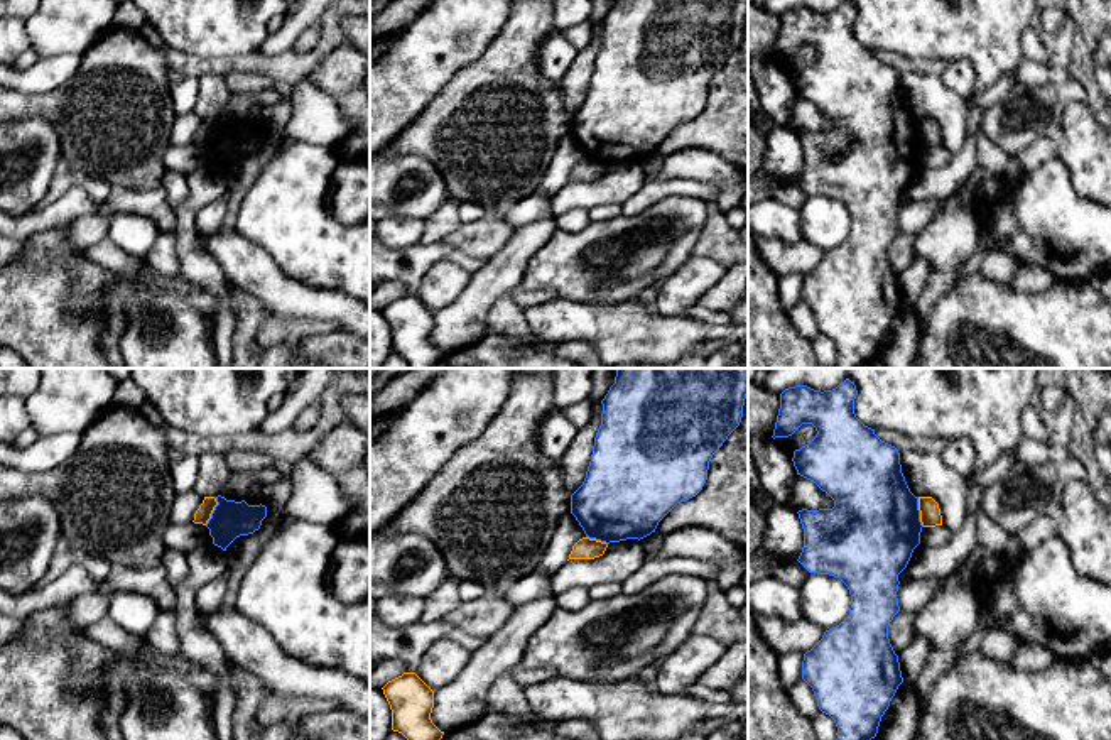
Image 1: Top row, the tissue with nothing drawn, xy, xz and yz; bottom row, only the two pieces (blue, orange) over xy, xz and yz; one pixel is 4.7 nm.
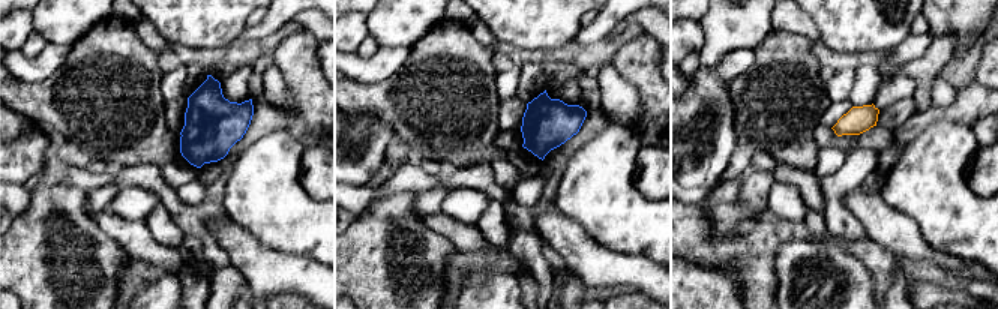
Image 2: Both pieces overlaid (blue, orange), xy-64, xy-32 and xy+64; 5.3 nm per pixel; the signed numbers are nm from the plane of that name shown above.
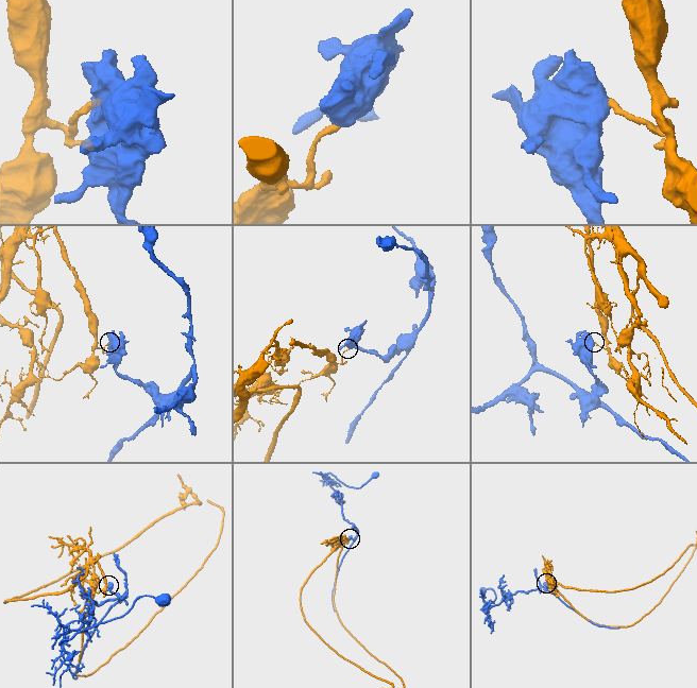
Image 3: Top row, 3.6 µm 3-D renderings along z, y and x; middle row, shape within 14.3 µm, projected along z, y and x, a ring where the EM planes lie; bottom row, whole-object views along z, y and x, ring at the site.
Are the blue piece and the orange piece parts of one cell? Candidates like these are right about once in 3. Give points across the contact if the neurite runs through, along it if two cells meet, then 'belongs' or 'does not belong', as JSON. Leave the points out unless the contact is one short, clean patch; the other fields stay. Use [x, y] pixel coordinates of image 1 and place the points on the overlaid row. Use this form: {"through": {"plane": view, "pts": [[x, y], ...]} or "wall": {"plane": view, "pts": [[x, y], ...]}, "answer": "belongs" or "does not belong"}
{"wall": {"plane": "yz", "pts": [[917, 497], [924, 526]]}, "answer": "does not belong"}

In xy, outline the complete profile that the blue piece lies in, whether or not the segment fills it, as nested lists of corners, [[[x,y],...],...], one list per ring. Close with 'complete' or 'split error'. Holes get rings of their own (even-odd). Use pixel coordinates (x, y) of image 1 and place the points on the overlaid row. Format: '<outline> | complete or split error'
[[[214,497],[214,507],[206,527],[213,537],[213,544],[226,551],[226,547],[240,536],[253,534],[260,529],[267,517],[265,505],[248,505],[245,500],[235,502],[225,497]]] | complete

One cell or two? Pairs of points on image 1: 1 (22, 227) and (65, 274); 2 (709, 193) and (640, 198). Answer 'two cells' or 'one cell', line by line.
1: two cells
2: one cell

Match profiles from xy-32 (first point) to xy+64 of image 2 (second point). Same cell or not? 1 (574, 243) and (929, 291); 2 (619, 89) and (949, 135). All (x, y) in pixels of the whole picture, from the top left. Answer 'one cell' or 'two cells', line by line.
1: two cells
2: two cells

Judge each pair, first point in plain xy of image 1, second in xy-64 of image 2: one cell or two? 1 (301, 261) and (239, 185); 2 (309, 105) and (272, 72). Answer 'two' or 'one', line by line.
1: one
2: one

